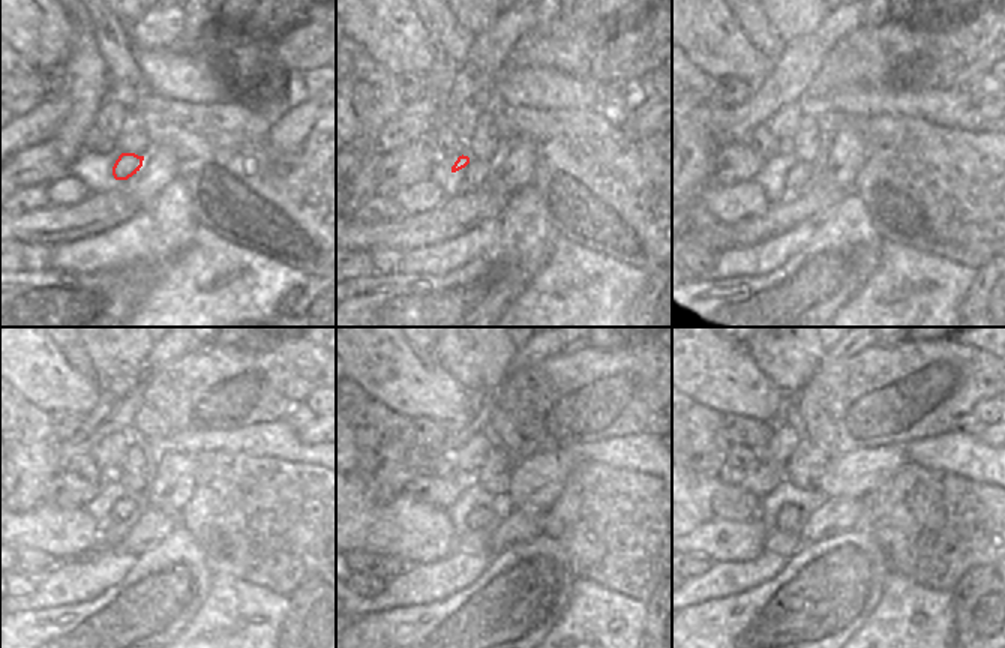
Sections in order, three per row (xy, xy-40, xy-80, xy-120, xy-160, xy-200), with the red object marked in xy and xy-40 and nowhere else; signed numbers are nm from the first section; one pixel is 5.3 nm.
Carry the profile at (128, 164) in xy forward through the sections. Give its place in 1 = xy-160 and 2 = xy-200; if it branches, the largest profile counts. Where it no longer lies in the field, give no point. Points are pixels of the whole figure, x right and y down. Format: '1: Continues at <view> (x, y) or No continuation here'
1: Continues at xy-160 (456, 516)
2: Continues at xy-200 (792, 521)

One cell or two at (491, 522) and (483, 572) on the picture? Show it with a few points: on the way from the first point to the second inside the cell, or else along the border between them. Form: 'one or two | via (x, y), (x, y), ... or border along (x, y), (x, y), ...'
two | border along (518, 525), (497, 542), (479, 549)

